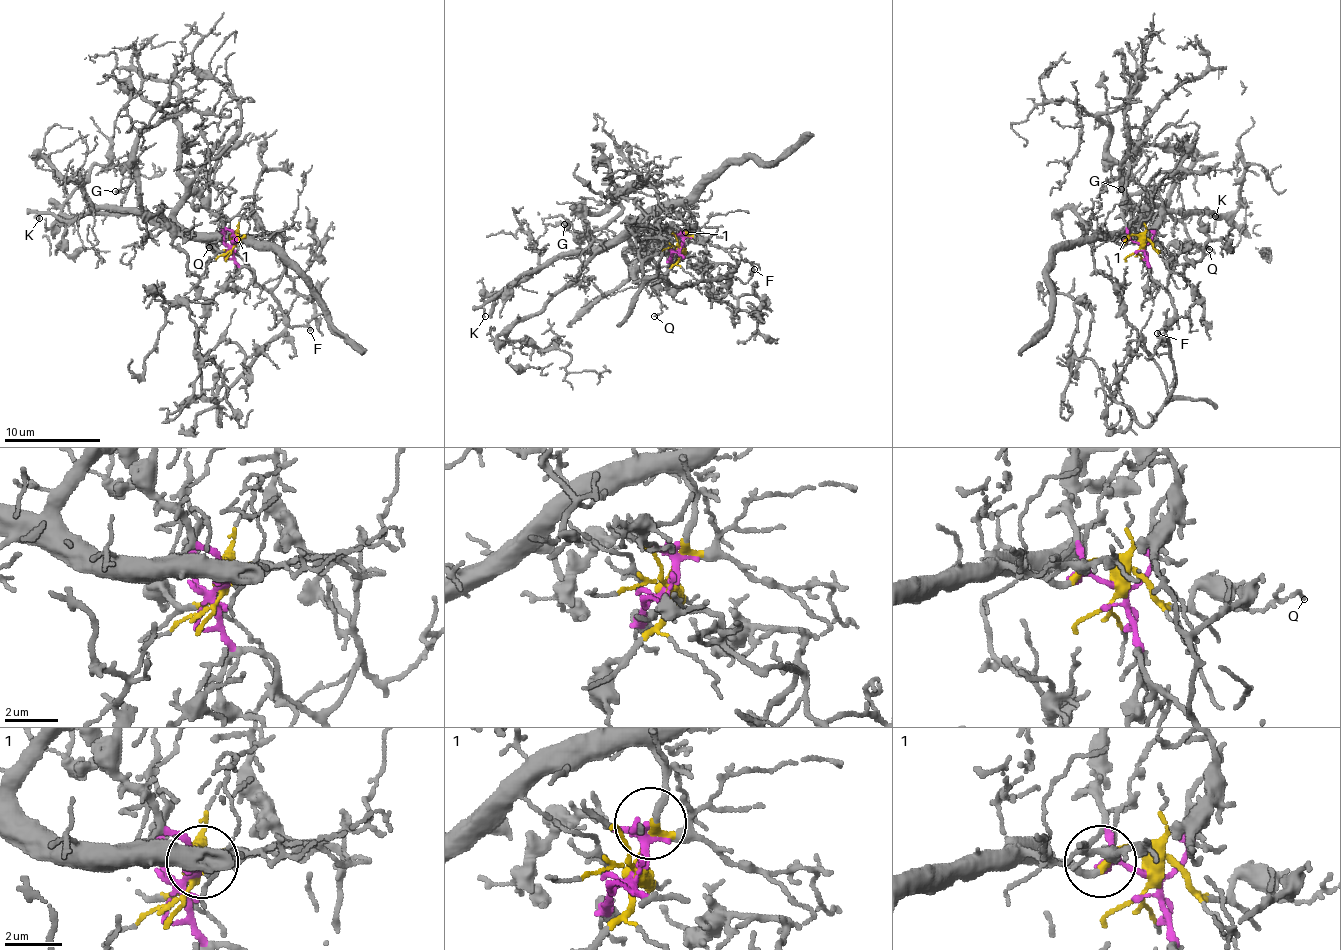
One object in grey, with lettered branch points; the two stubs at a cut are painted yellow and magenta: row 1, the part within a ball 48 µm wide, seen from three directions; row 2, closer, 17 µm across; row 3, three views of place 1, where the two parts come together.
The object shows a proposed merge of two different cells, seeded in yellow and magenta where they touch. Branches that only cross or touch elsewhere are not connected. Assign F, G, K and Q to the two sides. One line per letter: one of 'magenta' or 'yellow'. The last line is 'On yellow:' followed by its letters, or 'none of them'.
F: magenta
G: yellow
K: yellow
Q: yellow
On yellow: G, K, Q

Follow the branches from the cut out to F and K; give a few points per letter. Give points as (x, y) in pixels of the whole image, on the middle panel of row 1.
F: (680, 248), (682, 255), (696, 255), (698, 265), (721, 285), (733, 276), (745, 283), (754, 269)
K: (680, 248), (689, 214), (682, 206), (665, 206), (594, 247), (553, 256), (517, 276), (483, 307), (485, 317)

